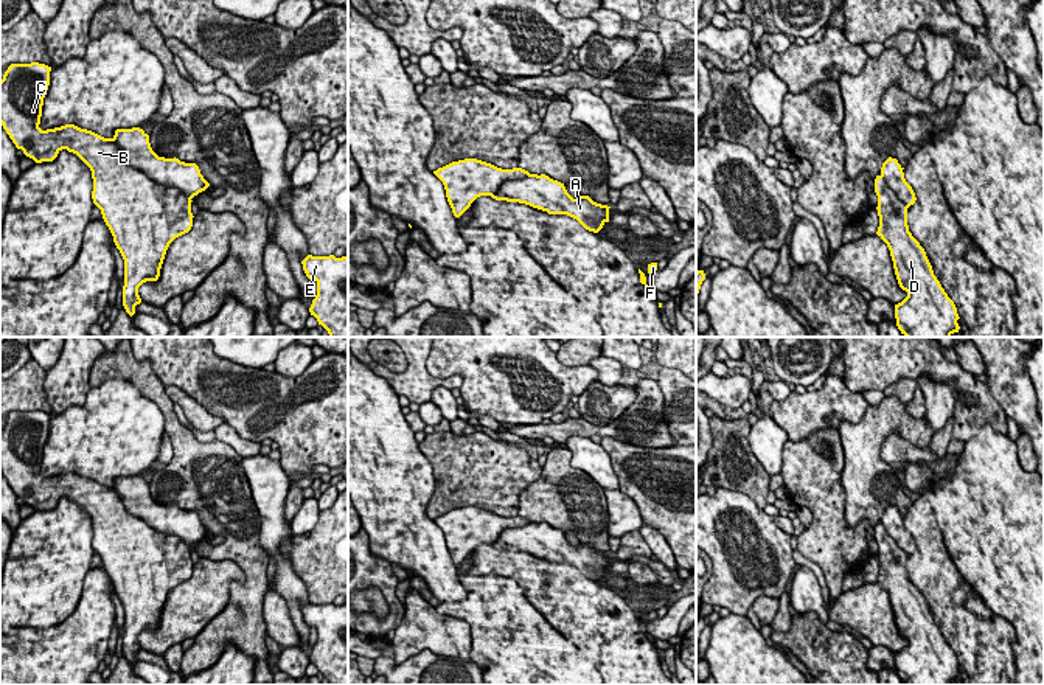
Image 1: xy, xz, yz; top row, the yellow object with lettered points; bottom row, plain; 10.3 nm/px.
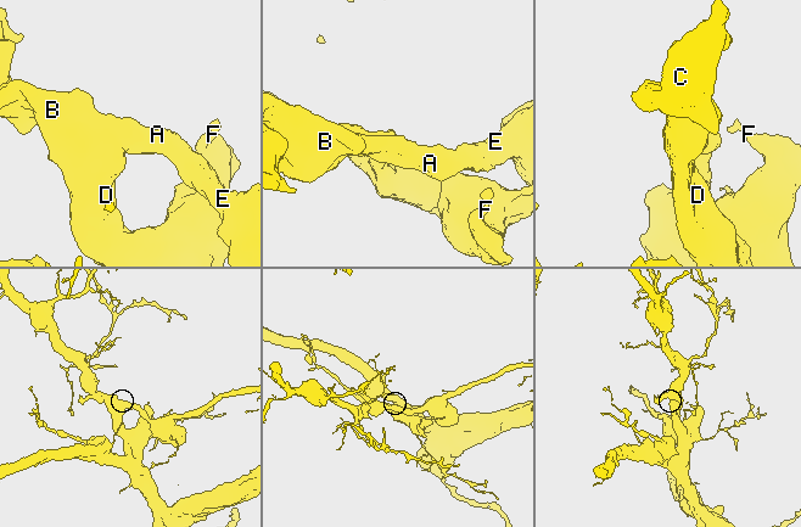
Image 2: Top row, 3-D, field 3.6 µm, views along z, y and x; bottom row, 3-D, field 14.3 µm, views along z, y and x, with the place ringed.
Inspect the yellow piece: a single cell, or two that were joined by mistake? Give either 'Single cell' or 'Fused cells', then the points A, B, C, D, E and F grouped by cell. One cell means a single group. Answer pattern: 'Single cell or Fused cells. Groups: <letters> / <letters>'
Fused cells. Groups: A E / B C D F

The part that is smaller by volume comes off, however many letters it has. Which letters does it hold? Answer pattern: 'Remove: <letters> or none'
Remove: A, E

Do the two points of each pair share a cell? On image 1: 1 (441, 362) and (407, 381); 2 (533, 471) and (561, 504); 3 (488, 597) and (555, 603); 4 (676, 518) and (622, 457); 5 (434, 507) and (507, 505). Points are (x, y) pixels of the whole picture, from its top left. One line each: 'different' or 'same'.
1: different
2: different
3: different
4: same
5: same

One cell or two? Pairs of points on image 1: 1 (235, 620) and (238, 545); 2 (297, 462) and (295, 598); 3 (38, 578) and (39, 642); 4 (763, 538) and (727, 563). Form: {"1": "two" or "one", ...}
{"1": "one", "2": "two", "3": "two", "4": "one"}

